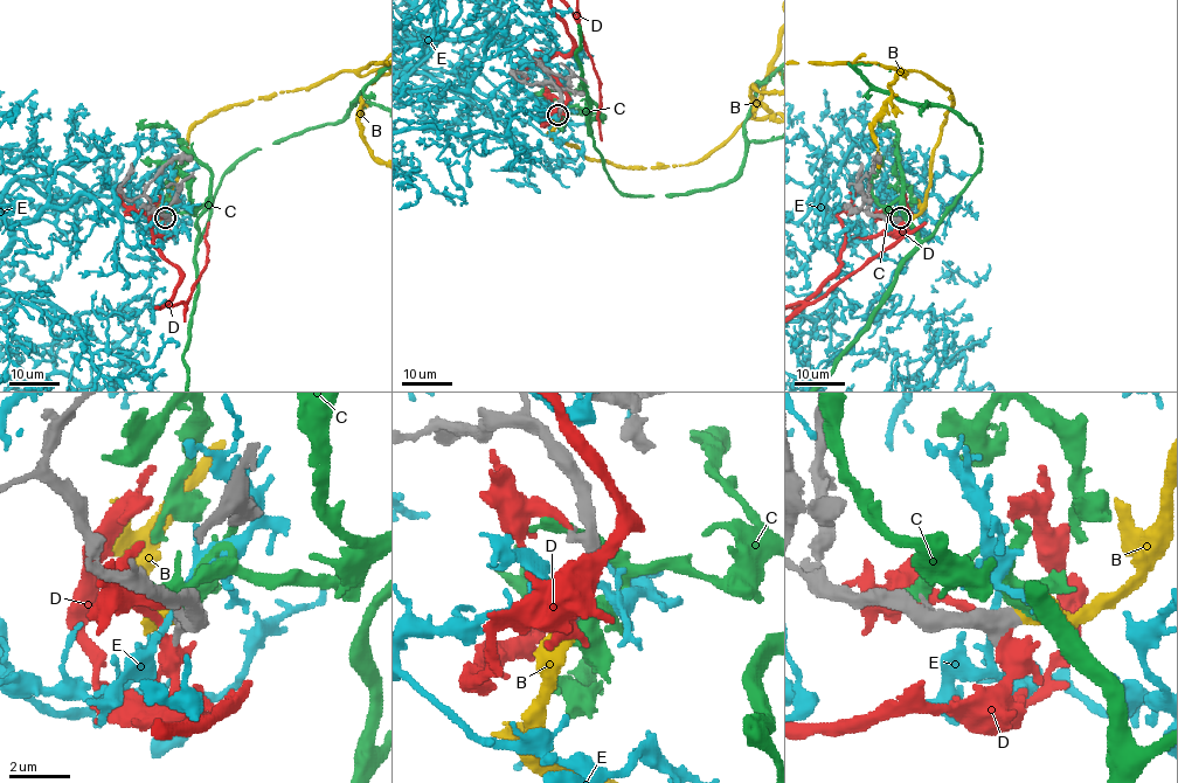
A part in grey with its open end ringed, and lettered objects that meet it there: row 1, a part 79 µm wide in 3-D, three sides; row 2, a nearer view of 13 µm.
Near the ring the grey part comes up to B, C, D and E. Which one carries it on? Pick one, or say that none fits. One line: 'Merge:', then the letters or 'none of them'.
Merge: B

